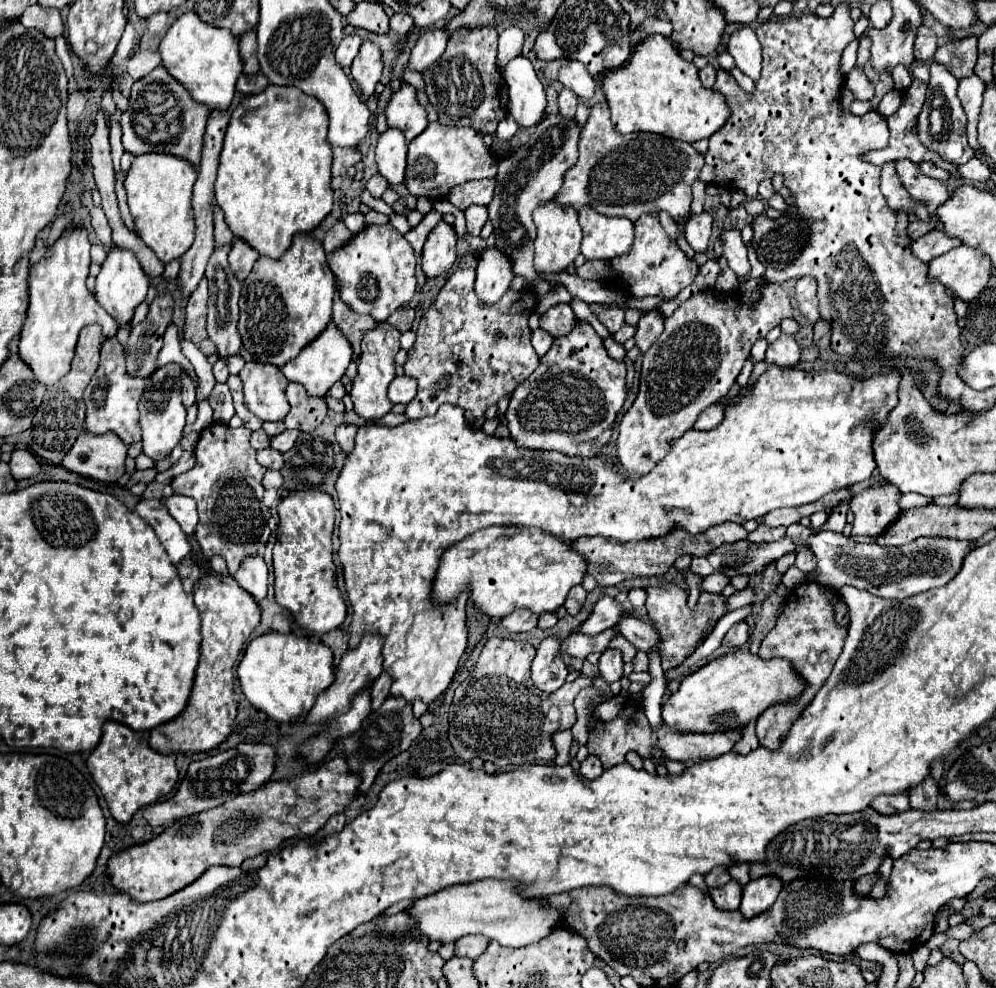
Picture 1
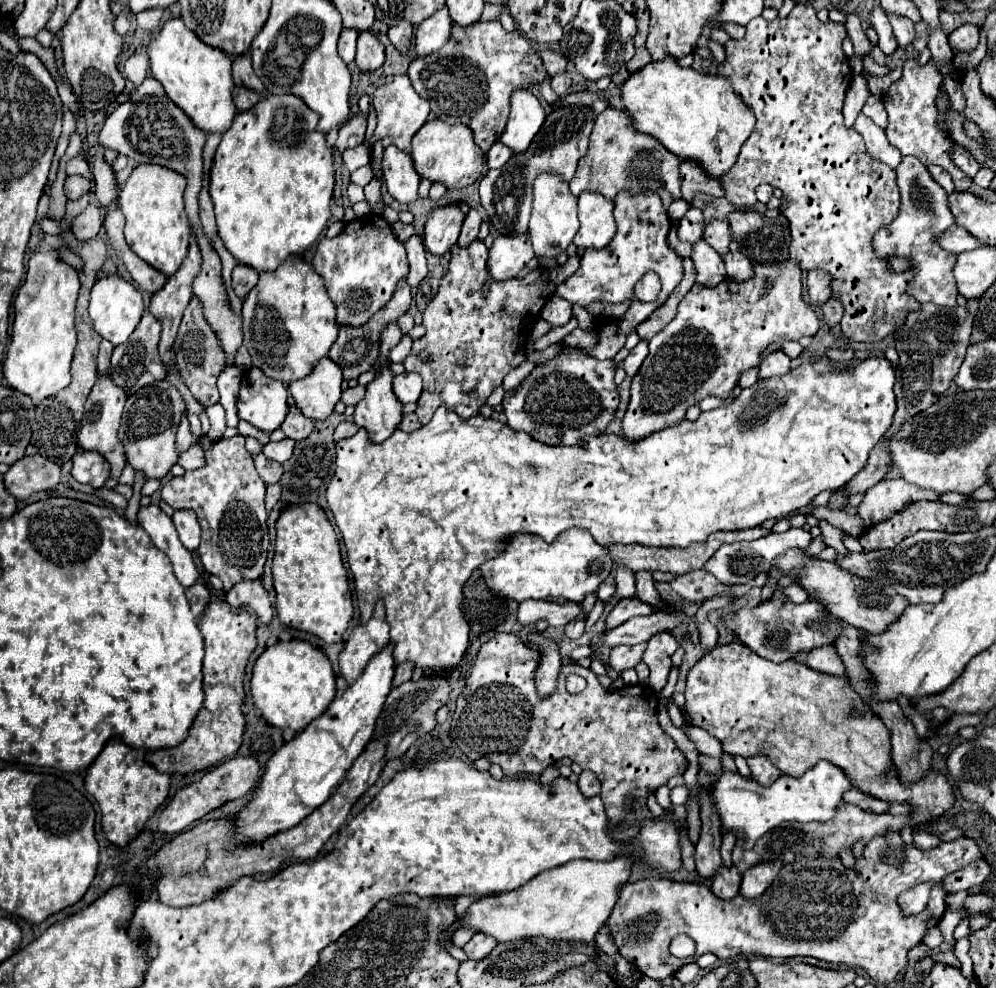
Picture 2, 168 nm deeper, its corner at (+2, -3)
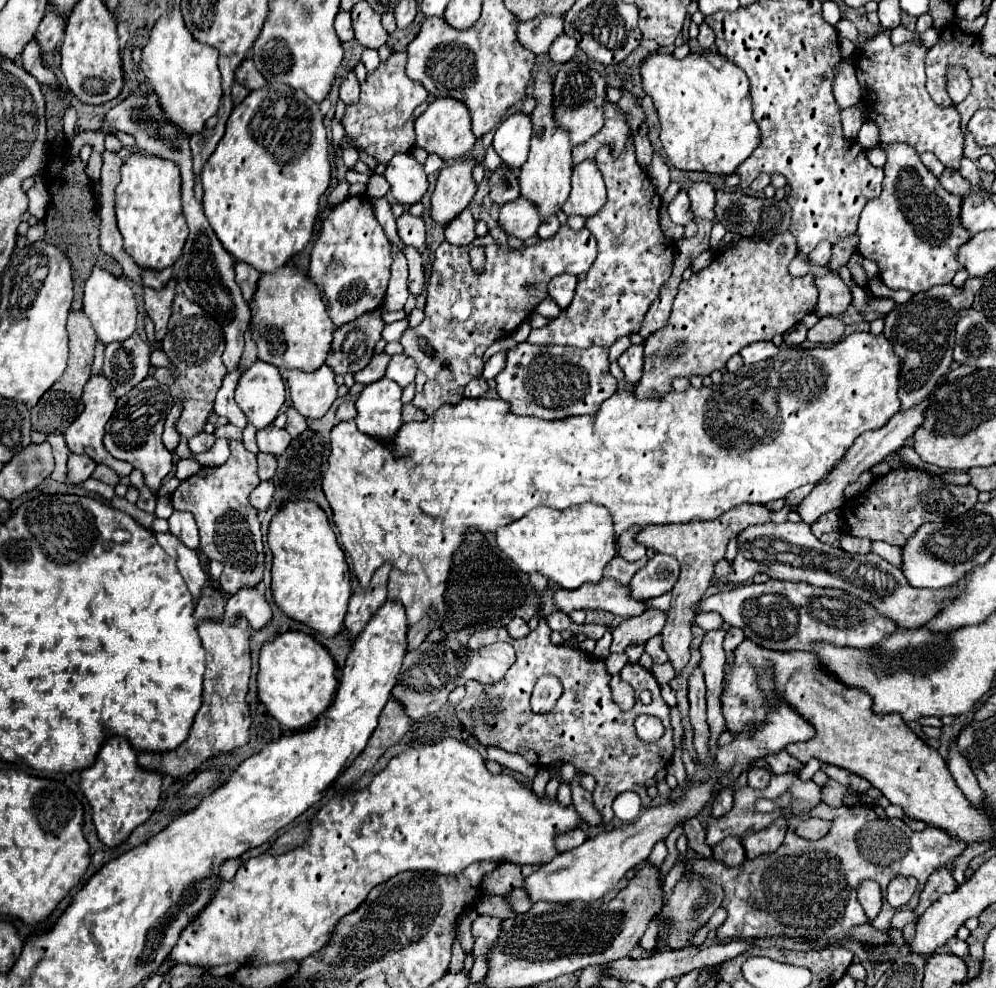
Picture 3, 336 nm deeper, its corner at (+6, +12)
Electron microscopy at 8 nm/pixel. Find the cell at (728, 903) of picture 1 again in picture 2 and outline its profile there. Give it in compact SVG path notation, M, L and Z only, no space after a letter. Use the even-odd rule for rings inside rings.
M722 866L718 870L718 876L714 876L712 880L712 892L722 900L730 900L738 894L740 882L742 882L742 874L738 872L738 868Z

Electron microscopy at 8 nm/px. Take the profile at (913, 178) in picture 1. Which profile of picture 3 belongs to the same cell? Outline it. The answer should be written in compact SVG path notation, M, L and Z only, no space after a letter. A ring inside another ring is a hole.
M872 121L862 125L856 141L860 143L862 139L862 147L866 150L882 147L888 161L884 165L886 179L882 195L870 201L860 215L860 253L878 263L880 279L890 289L920 293L932 289L934 285L946 285L960 269L956 261L958 247L970 239L970 233L962 231L958 221L960 197L942 189L938 177L924 167L914 147L905 143L884 145L880 141L878 127L868 123Z

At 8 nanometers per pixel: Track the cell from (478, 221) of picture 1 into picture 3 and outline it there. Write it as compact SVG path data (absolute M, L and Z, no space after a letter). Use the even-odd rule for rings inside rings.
M464 209L456 219L452 219L452 221L446 225L444 237L446 237L446 241L450 241L452 245L468 245L468 243L472 243L472 241L476 239L472 211L470 211L470 209Z

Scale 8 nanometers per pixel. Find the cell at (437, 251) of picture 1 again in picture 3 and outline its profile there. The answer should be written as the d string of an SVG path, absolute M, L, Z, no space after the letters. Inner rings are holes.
M468 157L460 163L446 165L440 171L430 197L430 217L434 223L446 225L468 207L472 195L476 193L476 185L472 181L472 167L474 161L472 157Z

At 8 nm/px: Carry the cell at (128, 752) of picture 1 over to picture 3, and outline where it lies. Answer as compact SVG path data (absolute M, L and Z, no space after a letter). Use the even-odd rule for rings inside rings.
M114 735L102 743L96 761L80 773L80 789L84 791L94 811L92 819L104 845L116 847L134 831L134 827L148 821L158 805L160 785L162 775L156 771L140 769L136 761L136 749L130 745L128 739Z

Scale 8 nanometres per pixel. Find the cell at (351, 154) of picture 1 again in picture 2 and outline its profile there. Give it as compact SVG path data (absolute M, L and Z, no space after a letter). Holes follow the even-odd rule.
M356 112L350 116L350 120L338 130L338 140L336 140L336 148L340 152L344 152L346 148L354 148L358 144L364 142L366 136L366 114L364 112Z

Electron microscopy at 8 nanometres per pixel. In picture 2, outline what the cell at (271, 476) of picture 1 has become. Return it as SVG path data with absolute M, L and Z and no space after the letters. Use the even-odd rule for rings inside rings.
M270 484L270 486L266 486L266 510L268 510L268 512L276 506L278 500L280 500L280 484Z

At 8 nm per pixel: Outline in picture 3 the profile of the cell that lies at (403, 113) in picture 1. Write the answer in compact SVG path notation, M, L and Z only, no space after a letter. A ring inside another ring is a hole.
M392 53L382 61L376 71L362 83L358 105L348 105L344 113L346 133L366 153L386 163L394 153L404 153L414 147L414 109L428 99L422 83L412 81L406 75L406 53Z

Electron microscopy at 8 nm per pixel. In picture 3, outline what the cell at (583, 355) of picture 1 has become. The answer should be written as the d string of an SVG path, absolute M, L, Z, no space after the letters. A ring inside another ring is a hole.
M526 345L510 349L506 355L506 367L496 377L498 395L510 403L510 411L516 415L530 415L538 419L564 419L574 415L594 415L600 405L614 395L616 379L608 369L606 347L560 347L560 345Z

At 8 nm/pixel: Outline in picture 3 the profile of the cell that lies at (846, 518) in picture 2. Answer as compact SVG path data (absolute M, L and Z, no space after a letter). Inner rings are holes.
M807 484L794 491L787 496L787 503L782 511L770 511L766 505L738 505L738 509L730 509L724 515L720 515L714 521L690 521L690 523L682 523L682 525L648 525L642 527L636 533L636 541L644 547L652 547L658 553L666 553L666 555L674 555L680 561L680 576L674 588L672 595L672 607L666 619L666 625L662 629L662 641L664 641L664 649L676 669L676 673L680 673L684 669L684 665L690 659L690 641L692 641L692 633L690 633L690 621L696 615L696 603L702 599L704 591L710 587L710 579L712 579L712 569L714 563L720 561L726 553L726 545L728 539L734 537L734 533L744 531L750 525L758 525L758 523L784 523L790 508L799 504L814 488L813 484Z

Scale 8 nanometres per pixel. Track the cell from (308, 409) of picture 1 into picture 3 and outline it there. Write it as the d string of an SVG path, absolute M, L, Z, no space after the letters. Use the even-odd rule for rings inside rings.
M292 405L286 409L286 417L288 417L288 421L286 421L286 431L288 431L292 437L300 435L300 433L308 427L308 421L306 421Z

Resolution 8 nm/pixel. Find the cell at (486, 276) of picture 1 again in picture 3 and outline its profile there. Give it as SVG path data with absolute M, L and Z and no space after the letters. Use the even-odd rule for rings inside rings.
M520 197L520 201L502 205L498 225L506 235L526 241L536 235L540 221L538 221L538 213L534 213L534 205L530 205L530 201L526 201L524 197Z

